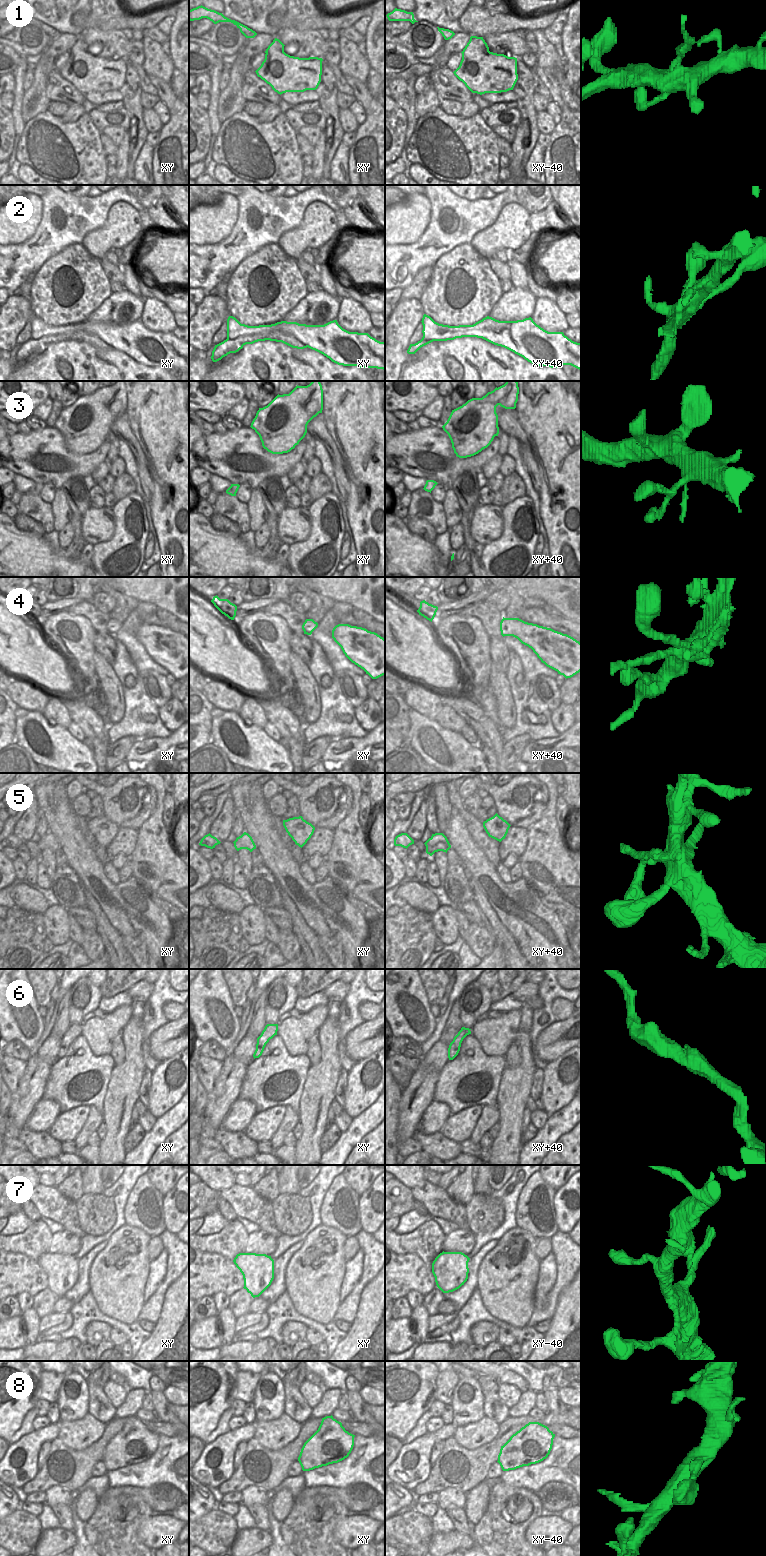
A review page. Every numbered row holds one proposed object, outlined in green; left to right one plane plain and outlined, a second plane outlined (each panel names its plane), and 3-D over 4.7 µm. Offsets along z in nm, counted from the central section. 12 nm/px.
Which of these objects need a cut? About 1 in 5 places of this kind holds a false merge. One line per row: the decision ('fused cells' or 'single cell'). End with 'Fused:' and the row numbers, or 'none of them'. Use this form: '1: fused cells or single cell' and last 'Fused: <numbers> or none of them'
1: fused cells
2: fused cells
3: single cell
4: single cell
5: single cell
6: single cell
7: single cell
8: single cell
Fused: 1, 2

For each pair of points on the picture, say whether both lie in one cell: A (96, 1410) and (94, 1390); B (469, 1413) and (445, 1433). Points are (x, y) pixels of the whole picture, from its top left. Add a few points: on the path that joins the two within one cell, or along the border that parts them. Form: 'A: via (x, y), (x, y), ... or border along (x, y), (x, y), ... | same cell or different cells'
A: via (96, 1405), (96, 1395) | same cell
B: border along (452, 1423), (456, 1426) | different cells

